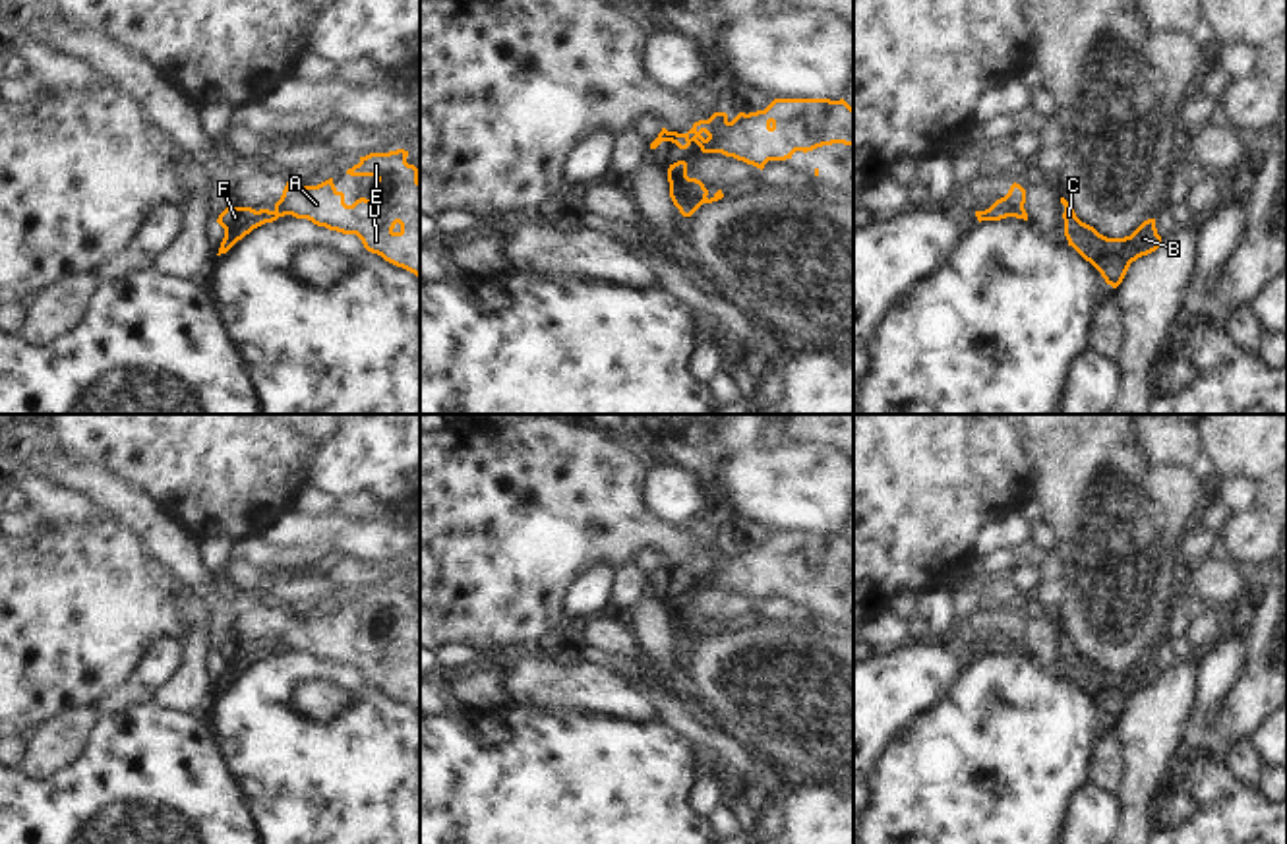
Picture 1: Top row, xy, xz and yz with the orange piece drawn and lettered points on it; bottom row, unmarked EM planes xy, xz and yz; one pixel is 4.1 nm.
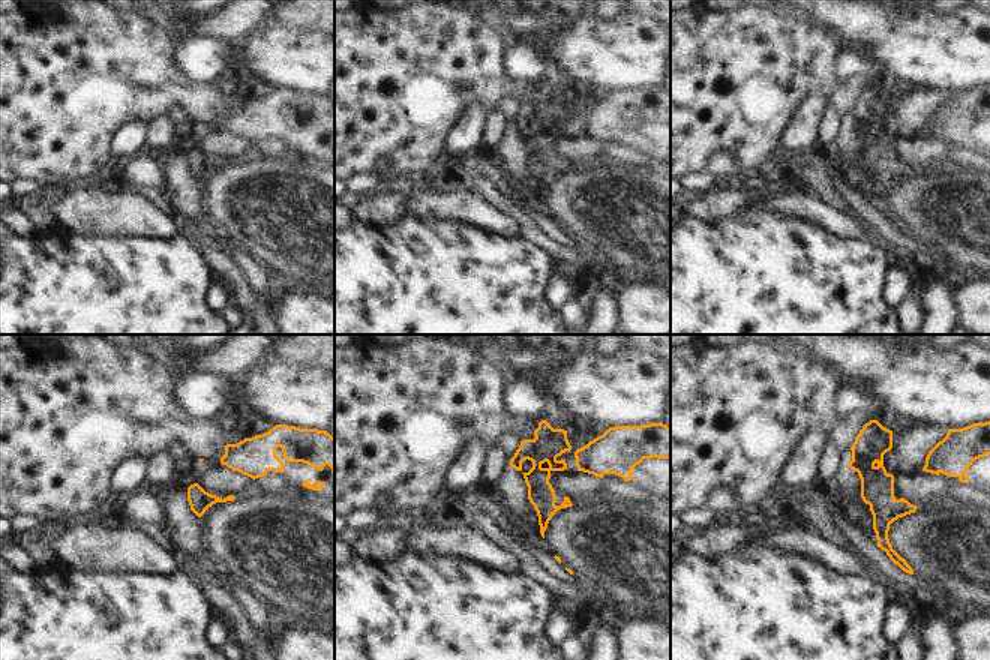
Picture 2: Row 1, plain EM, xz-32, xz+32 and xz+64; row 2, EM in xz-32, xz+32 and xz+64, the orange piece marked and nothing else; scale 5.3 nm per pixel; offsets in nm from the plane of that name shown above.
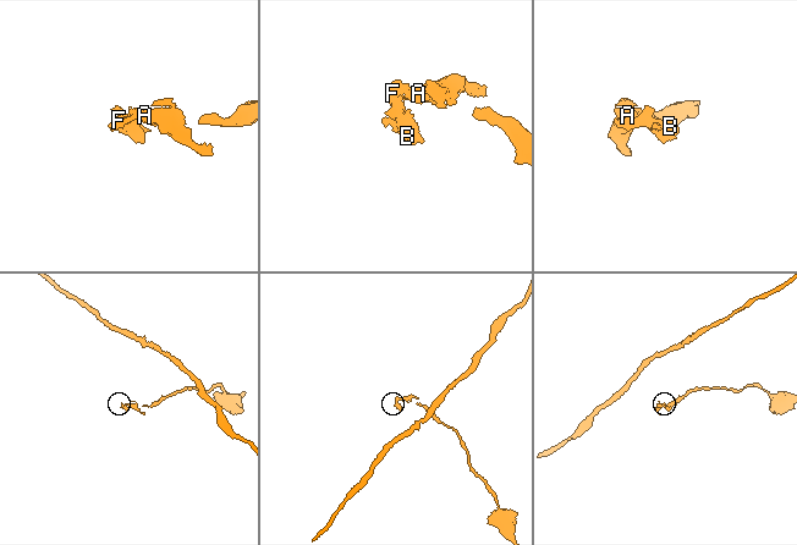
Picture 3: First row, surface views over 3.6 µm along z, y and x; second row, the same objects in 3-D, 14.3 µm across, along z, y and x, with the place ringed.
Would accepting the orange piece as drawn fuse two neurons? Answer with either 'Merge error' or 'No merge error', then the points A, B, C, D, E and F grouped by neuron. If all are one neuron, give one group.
Merge error. Groups: A D E / B C F

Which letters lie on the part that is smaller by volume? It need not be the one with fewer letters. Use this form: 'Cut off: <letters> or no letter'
Cut off: B, C, F

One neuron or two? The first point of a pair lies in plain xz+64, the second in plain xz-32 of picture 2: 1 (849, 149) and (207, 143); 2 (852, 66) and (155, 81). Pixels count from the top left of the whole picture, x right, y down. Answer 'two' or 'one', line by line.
1: two
2: two

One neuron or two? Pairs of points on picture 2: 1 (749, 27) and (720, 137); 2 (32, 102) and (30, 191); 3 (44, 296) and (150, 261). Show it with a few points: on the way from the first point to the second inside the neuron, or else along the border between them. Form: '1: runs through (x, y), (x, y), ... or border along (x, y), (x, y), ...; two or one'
1: runs through (749, 54), (749, 66), (734, 81), (725, 110); one
2: border along (15, 179), (33, 179), (41, 186); two
3: runs through (71, 296), (117, 297), (126, 288); one

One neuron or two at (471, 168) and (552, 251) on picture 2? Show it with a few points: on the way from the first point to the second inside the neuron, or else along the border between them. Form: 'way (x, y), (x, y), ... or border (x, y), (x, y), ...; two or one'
way (492, 185), (537, 230); one

